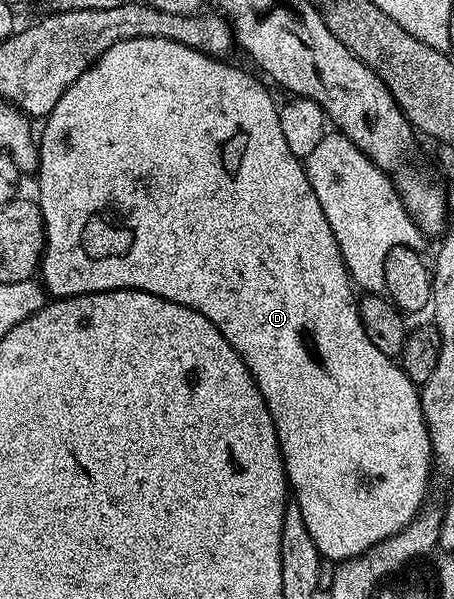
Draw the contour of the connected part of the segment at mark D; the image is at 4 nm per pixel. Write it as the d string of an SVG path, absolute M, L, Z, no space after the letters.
M141 36L116 42L116 46L108 49L91 68L80 74L80 78L76 78L76 82L72 82L72 86L68 86L60 102L56 102L49 116L45 117L43 124L46 125L40 128L36 202L46 223L46 248L42 251L40 283L54 298L131 288L137 292L156 294L168 302L183 304L204 314L204 318L208 318L216 330L224 334L232 350L240 354L258 383L268 414L272 414L272 422L276 426L293 503L298 504L300 514L304 514L304 526L308 526L308 534L312 534L316 550L326 562L354 560L372 546L403 532L418 519L418 513L427 503L432 449L430 431L422 413L420 388L410 381L408 374L404 374L401 363L395 357L372 346L368 334L364 334L364 322L360 322L358 300L354 296L355 285L346 271L336 234L332 234L332 226L328 226L328 218L324 218L324 210L320 210L316 190L312 190L308 182L303 161L288 148L280 126L279 105L274 105L269 90L253 71L245 72L226 62L175 40Z

